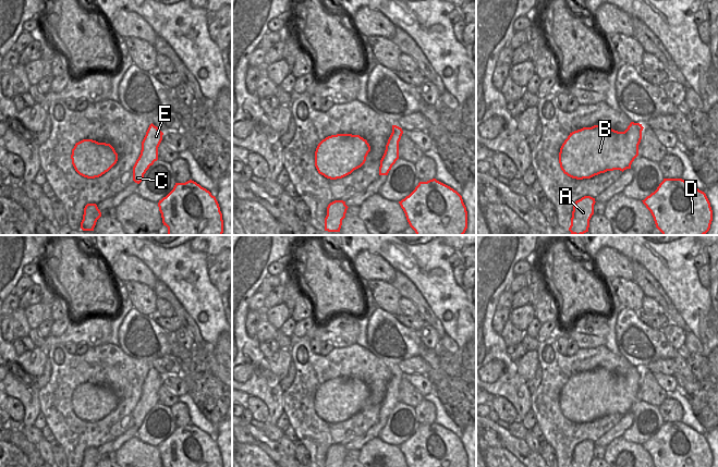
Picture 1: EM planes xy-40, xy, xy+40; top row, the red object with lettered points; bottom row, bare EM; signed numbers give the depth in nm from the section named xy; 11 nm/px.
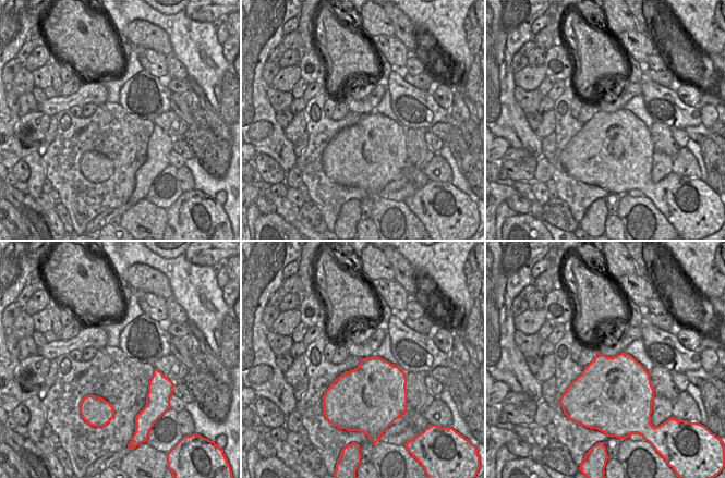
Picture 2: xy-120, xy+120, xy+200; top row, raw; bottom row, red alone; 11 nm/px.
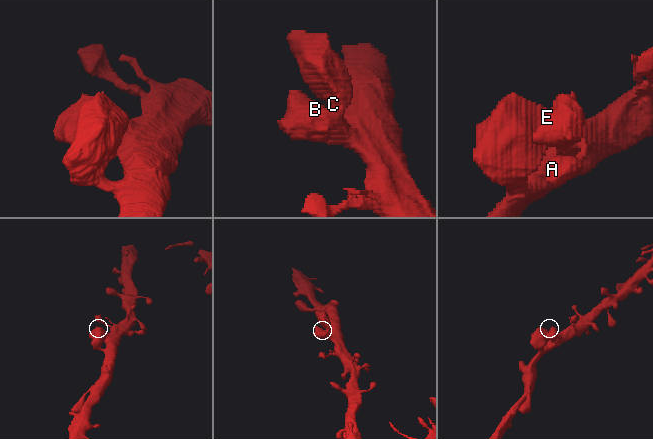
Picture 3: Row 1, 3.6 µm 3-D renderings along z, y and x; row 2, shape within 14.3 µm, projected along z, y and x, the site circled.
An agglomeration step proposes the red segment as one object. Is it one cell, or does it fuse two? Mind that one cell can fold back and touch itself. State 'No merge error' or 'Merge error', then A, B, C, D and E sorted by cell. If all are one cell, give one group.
No merge error. Groups: A B C D E.

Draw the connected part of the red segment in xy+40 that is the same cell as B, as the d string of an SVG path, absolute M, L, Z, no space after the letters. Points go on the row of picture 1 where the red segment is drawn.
M631 122L624 132L606 125L574 131L560 148L560 168L564 174L576 180L631 169L638 156L643 128L642 124Z

